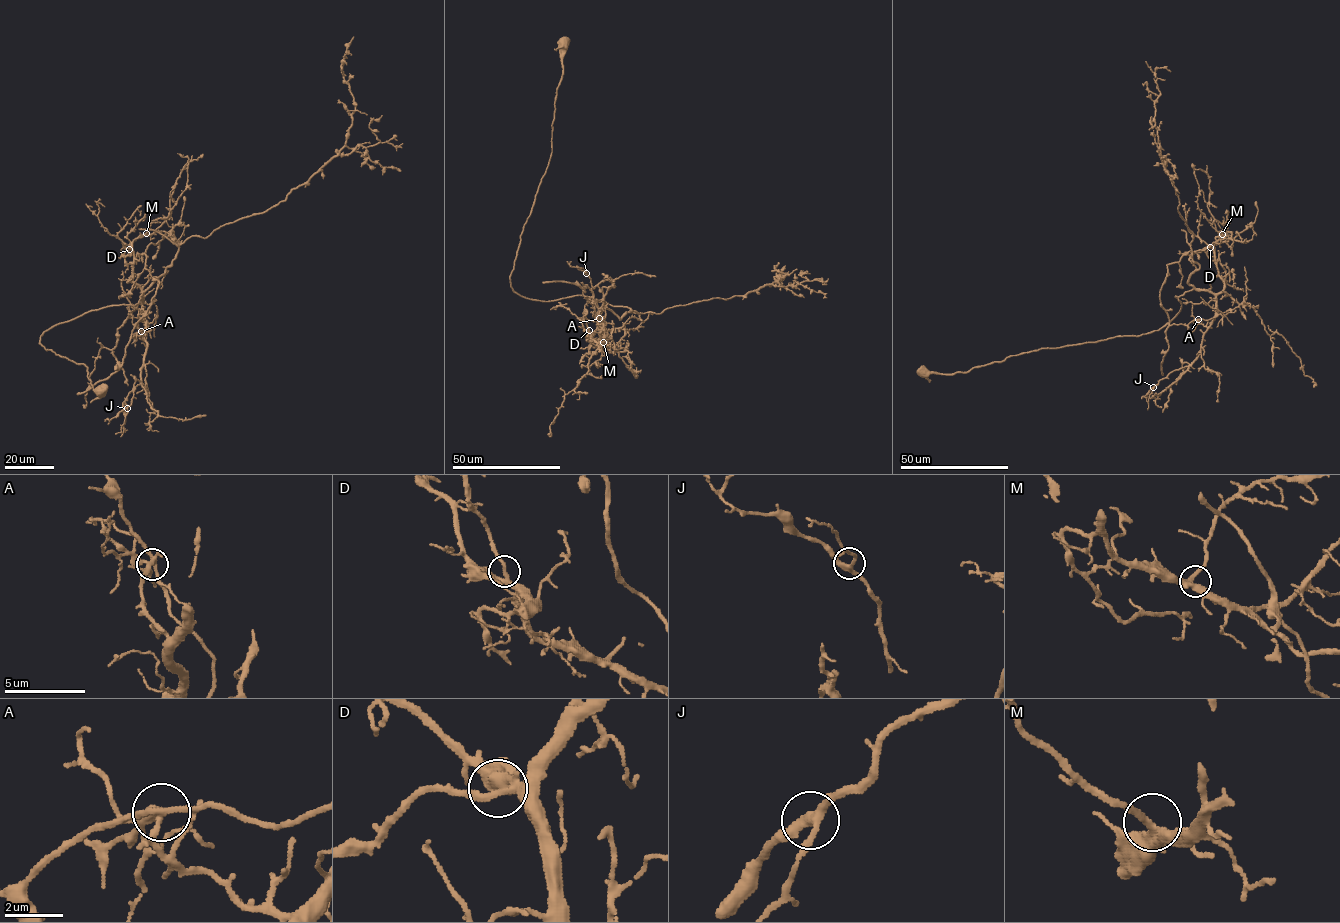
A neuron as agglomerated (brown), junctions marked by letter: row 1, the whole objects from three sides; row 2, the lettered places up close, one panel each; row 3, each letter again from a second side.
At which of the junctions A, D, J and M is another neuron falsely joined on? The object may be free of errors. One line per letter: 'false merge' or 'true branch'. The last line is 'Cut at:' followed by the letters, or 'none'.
A: false merge
D: true branch
J: true branch
M: true branch
Cut at: A

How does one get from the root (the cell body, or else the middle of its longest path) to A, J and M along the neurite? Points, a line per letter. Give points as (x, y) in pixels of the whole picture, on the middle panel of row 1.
A: (564, 42), (551, 156), (521, 235), (510, 283), (532, 299), (591, 297), (604, 338), (607, 330), (599, 318)
J: (564, 42), (551, 156), (521, 235), (510, 286), (542, 301), (591, 297), (598, 307), (602, 336), (586, 273)
M: (564, 42), (551, 156), (510, 283), (532, 299), (591, 297), (600, 344), (591, 337), (603, 342)

